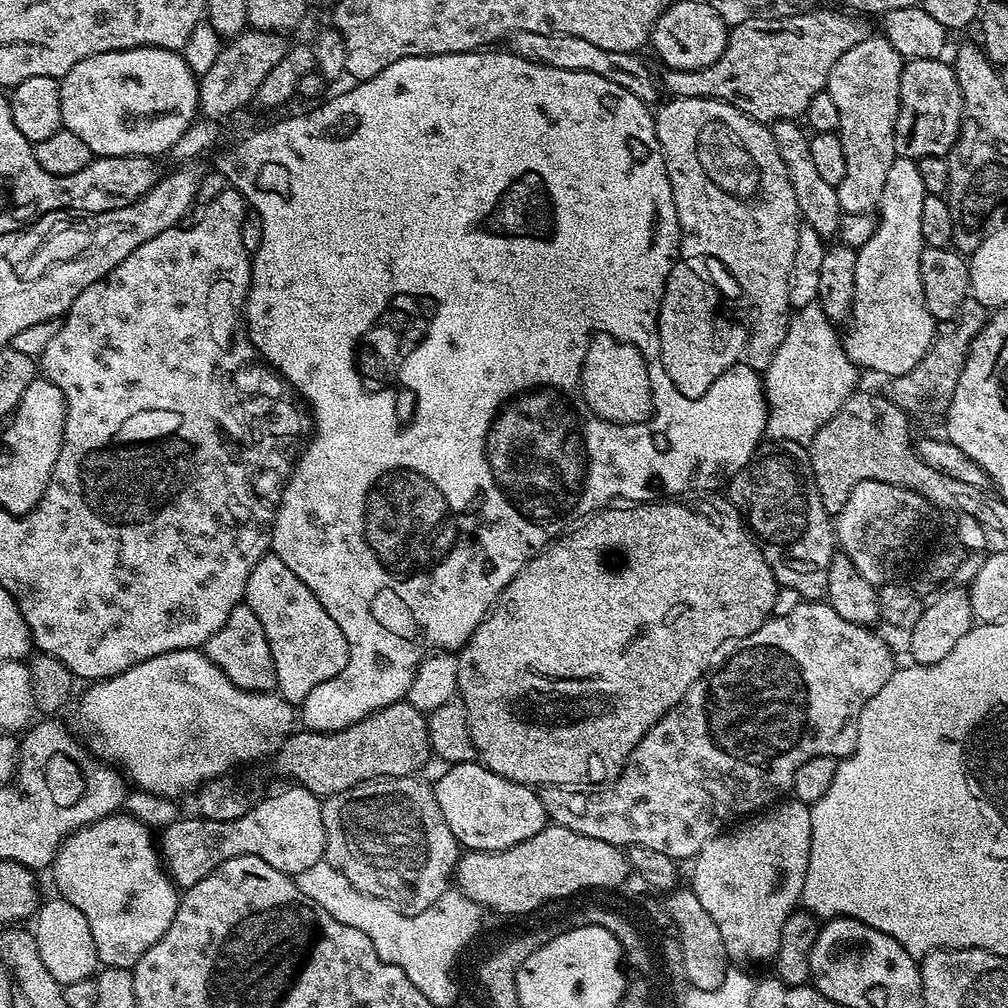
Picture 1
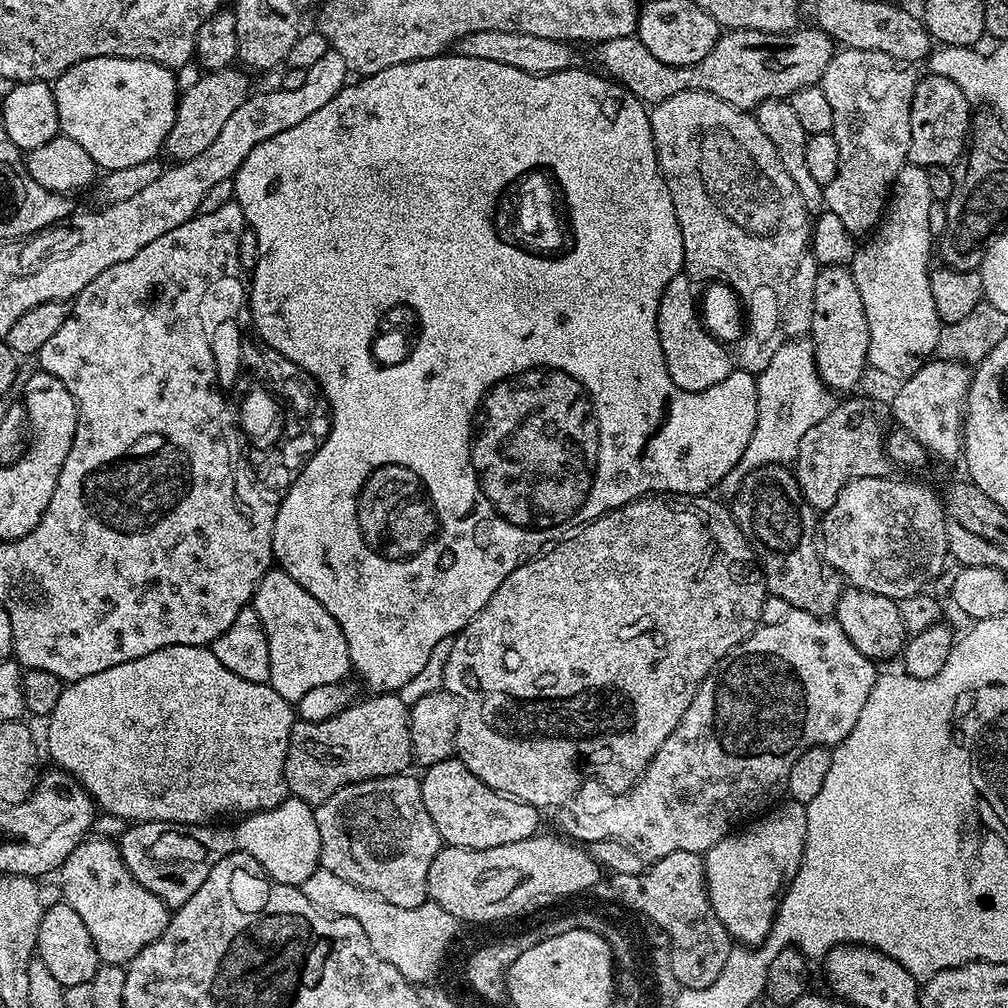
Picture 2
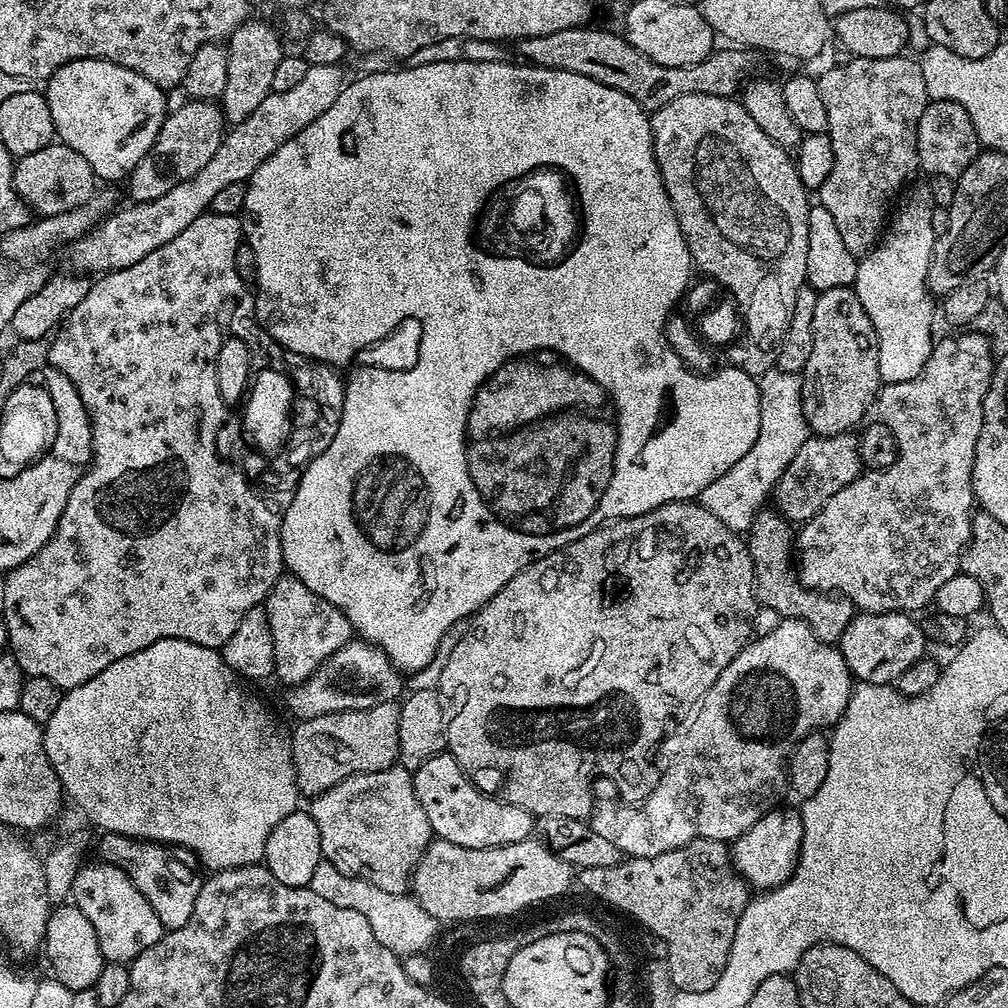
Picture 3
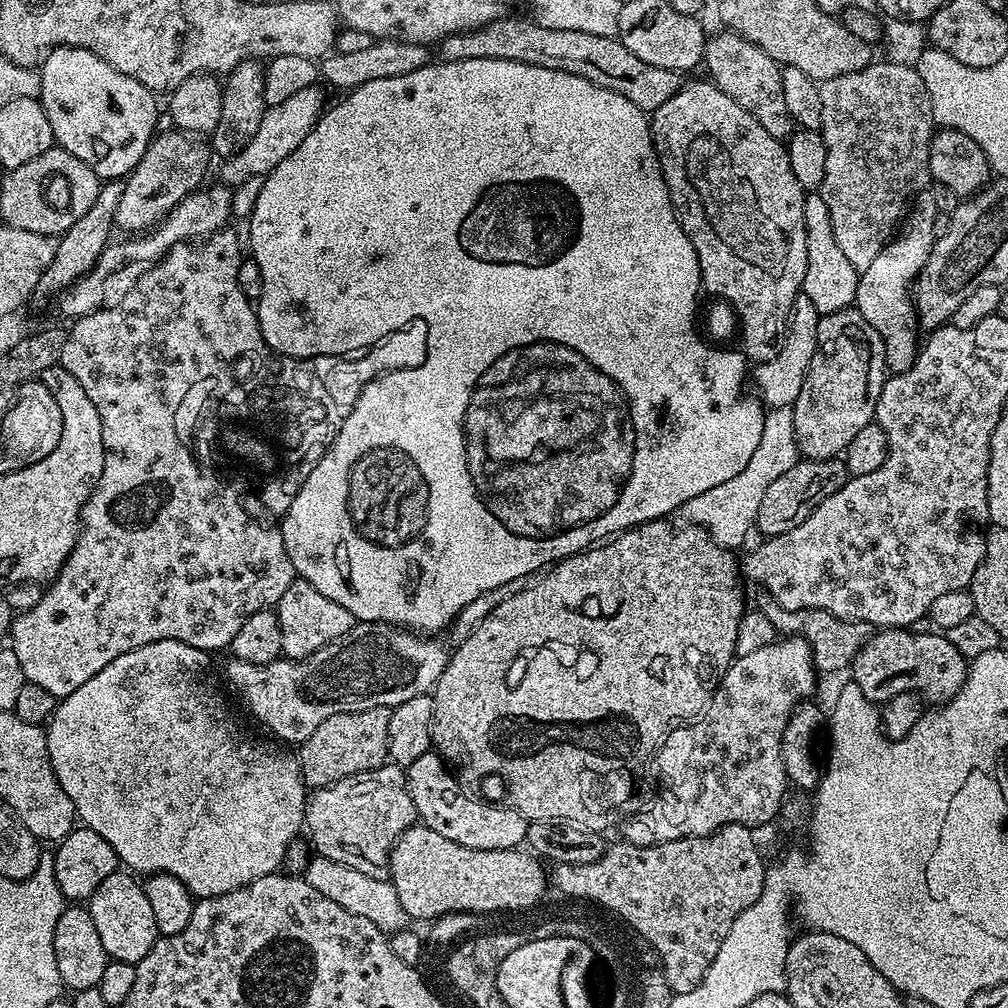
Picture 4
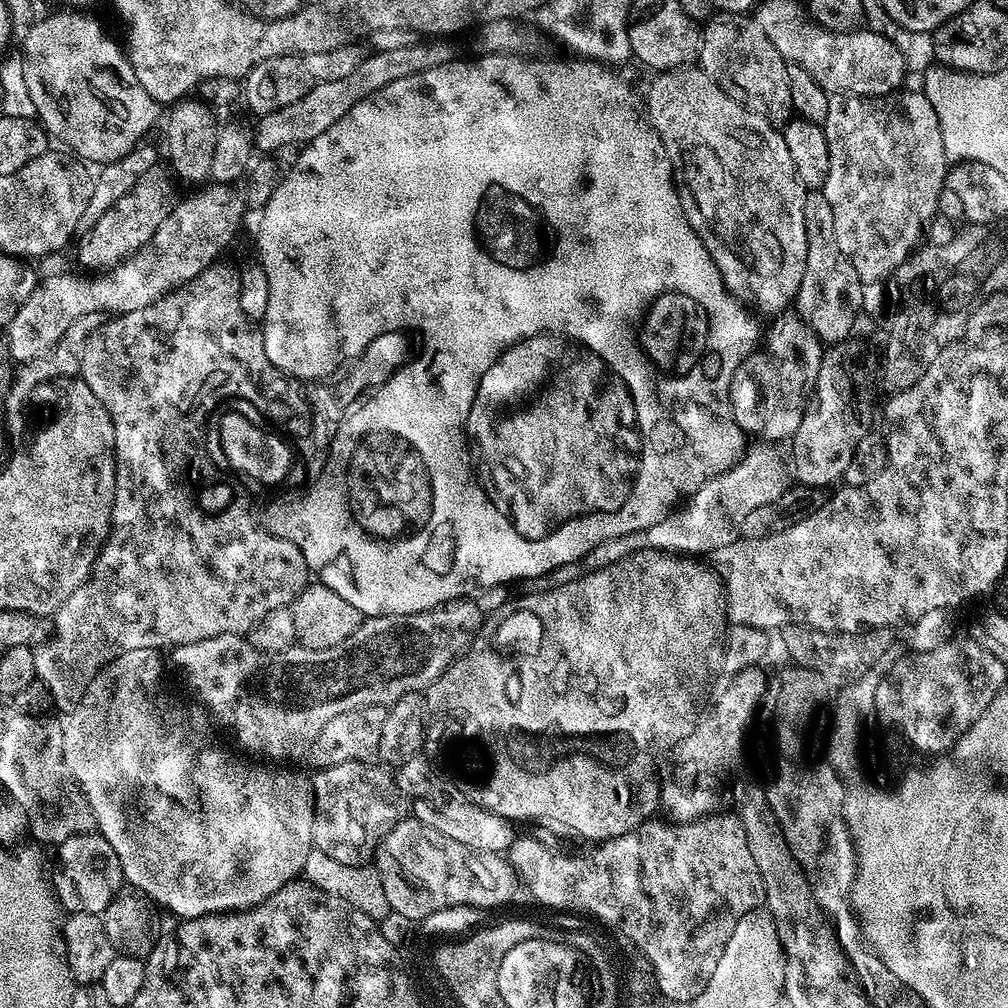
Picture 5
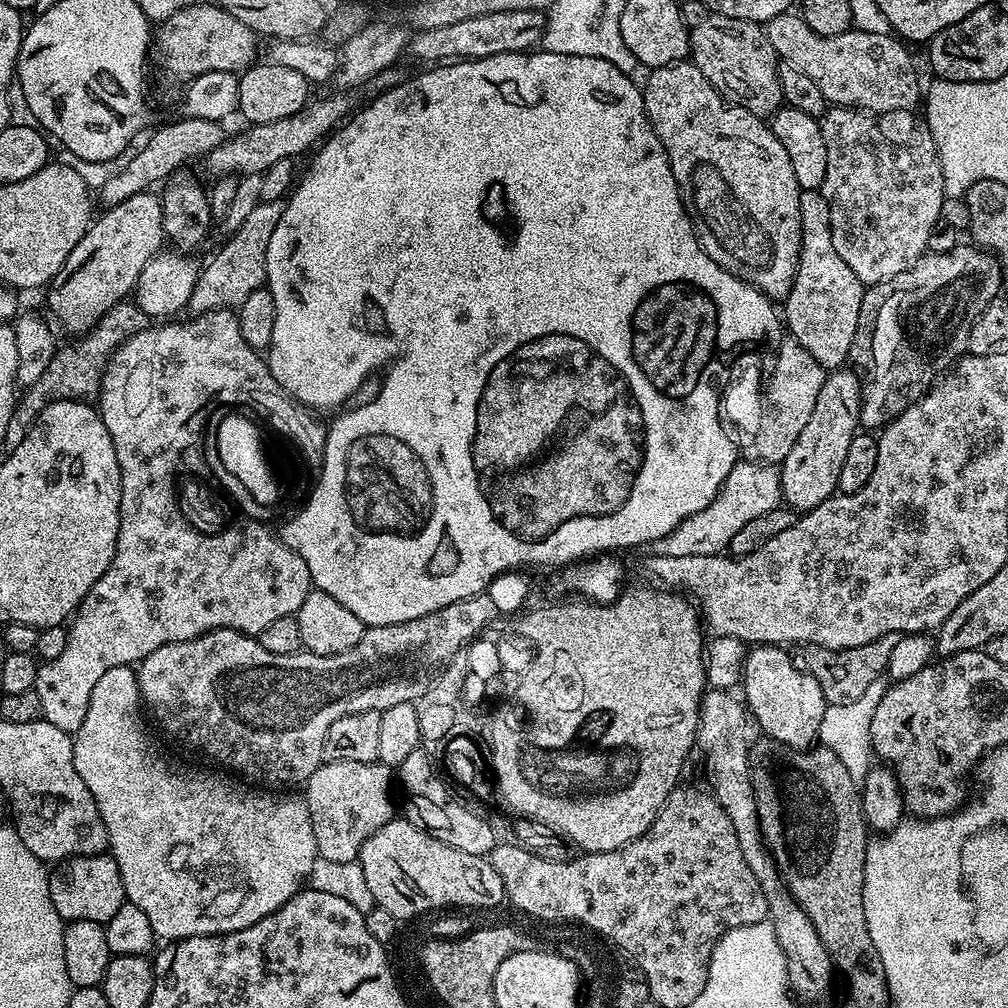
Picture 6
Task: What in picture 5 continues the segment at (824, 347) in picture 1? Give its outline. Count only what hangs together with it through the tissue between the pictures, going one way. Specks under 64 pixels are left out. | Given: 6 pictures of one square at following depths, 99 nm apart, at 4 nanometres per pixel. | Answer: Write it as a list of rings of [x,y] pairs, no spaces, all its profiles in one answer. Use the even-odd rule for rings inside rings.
[[[764,442],[761,445],[761,448],[749,447],[735,467],[713,480],[707,480],[697,492],[683,501],[682,506],[654,522],[654,526],[622,534],[622,538],[606,538],[606,542],[598,542],[598,546],[594,546],[594,550],[590,550],[590,554],[580,560],[580,576],[602,570],[602,566],[613,564],[646,548],[700,558],[703,557],[703,552],[704,555],[711,554],[721,546],[730,546],[730,542],[741,539],[740,527],[743,520],[752,511],[758,510],[758,506],[774,503],[790,487],[790,464],[785,453],[783,456],[776,449],[779,447],[771,443]]]

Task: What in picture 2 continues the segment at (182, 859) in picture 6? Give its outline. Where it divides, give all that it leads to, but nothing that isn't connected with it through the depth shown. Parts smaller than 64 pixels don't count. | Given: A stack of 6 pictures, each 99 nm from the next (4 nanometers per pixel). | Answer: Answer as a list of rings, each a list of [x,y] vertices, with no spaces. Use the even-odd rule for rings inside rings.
[[[166,646],[162,650],[154,650],[154,654],[142,654],[142,658],[134,658],[130,662],[122,662],[122,666],[110,666],[110,670],[102,670],[98,674],[90,674],[90,678],[82,678],[81,680],[71,681],[65,687],[62,698],[58,698],[58,706],[54,706],[54,710],[46,718],[48,724],[48,756],[53,760],[55,767],[62,772],[69,772],[74,779],[81,784],[84,789],[92,795],[96,801],[96,807],[101,813],[117,815],[127,822],[154,822],[161,820],[162,822],[178,822],[179,824],[206,824],[215,821],[215,816],[228,816],[231,812],[240,812],[236,814],[251,814],[260,811],[261,808],[273,808],[278,806],[289,795],[288,784],[284,781],[284,767],[286,766],[286,750],[290,742],[290,730],[298,719],[297,713],[294,711],[293,705],[286,698],[282,698],[282,694],[275,692],[271,684],[259,684],[258,682],[246,682],[246,678],[238,678],[238,674],[234,674],[234,670],[226,670],[226,666],[222,666],[222,662],[218,662],[218,658],[214,658],[211,647],[205,646]]]

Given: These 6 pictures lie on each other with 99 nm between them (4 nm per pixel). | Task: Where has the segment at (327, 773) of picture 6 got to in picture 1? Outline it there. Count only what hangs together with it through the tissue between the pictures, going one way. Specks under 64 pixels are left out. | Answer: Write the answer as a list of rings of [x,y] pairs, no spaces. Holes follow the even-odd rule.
[[[419,775],[383,776],[377,780],[364,780],[350,790],[327,797],[323,801],[322,826],[326,830],[324,860],[334,866],[358,890],[374,898],[388,900],[402,912],[409,914],[426,910],[443,892],[449,891],[456,863],[462,855],[462,846],[450,834],[442,809],[438,807],[435,787]]]

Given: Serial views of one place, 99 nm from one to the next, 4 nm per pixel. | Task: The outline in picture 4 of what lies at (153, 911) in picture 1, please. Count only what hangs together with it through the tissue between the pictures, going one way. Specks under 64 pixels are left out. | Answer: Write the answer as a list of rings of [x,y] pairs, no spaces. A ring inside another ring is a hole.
[[[114,870],[92,891],[86,901],[90,918],[94,918],[94,927],[102,937],[102,946],[106,946],[109,958],[127,964],[136,964],[156,945],[158,933],[154,922],[154,910],[150,898],[146,898],[143,883],[135,875],[124,870]]]

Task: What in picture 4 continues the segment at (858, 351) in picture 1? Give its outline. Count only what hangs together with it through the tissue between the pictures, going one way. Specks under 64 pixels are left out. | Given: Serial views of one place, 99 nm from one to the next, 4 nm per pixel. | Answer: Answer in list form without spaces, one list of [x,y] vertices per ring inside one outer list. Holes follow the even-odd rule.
[[[931,191],[917,194],[898,235],[889,240],[878,258],[874,258],[874,262],[870,262],[870,266],[866,266],[866,270],[860,273],[854,307],[860,311],[862,318],[866,318],[866,322],[870,322],[870,326],[874,326],[874,330],[878,330],[884,343],[884,363],[887,371],[892,374],[905,372],[914,363],[922,347],[921,341],[916,341],[918,321],[916,306],[912,302],[912,285],[922,266],[926,266],[926,258],[930,258],[932,253],[932,223],[937,215]]]

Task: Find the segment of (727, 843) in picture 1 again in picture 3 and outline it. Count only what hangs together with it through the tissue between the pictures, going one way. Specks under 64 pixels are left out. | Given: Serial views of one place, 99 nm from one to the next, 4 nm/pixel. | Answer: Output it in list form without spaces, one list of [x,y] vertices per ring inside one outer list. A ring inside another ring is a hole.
[[[777,806],[767,812],[746,834],[731,841],[732,867],[753,889],[767,890],[785,884],[794,874],[802,846],[802,818],[794,807]]]

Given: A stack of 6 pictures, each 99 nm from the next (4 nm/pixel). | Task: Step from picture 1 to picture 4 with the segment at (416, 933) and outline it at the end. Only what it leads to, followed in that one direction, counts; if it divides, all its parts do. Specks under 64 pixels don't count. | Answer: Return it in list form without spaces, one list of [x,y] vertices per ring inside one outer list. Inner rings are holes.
[[[319,854],[309,859],[308,868],[302,873],[302,879],[310,882],[310,886],[314,886],[318,894],[330,898],[330,902],[338,902],[342,910],[350,910],[350,914],[374,922],[374,926],[378,926],[385,934],[409,927],[410,917],[406,914],[406,910],[402,910],[402,902],[398,902],[398,894],[394,890],[391,879],[370,878],[350,866],[342,866]]]

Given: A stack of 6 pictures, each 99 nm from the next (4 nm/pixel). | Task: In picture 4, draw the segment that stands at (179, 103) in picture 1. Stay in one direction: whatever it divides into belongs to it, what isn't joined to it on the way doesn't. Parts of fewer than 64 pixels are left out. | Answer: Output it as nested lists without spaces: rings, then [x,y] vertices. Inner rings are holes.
[[[81,48],[51,49],[39,65],[38,73],[41,78],[39,101],[46,110],[46,118],[50,118],[50,130],[54,130],[55,143],[74,154],[74,158],[82,158],[82,162],[89,164],[101,181],[118,180],[133,172],[157,131],[157,97],[153,92],[142,86],[142,82],[114,70],[110,62]]]

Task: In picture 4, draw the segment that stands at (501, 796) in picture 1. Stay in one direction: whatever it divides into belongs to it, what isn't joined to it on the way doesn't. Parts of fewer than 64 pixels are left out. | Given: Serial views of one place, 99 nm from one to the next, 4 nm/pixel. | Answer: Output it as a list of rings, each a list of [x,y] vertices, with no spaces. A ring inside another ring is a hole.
[[[429,750],[422,754],[422,758],[414,758],[414,762],[407,765],[406,775],[419,823],[442,834],[442,838],[450,838],[450,842],[458,842],[458,846],[470,846],[474,850],[510,850],[525,843],[529,820],[513,808],[499,803],[483,804],[467,796],[464,793],[467,791],[450,771],[444,757],[435,751]]]

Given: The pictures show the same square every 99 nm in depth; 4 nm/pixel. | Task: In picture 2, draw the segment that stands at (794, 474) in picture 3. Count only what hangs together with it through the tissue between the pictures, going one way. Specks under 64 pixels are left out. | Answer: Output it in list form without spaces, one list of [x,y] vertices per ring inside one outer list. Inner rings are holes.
[[[849,395],[837,403],[798,442],[794,471],[804,501],[817,513],[823,514],[834,506],[844,487],[858,478],[888,476],[894,468],[887,448],[884,447],[890,431],[890,408],[887,403],[872,396]]]

